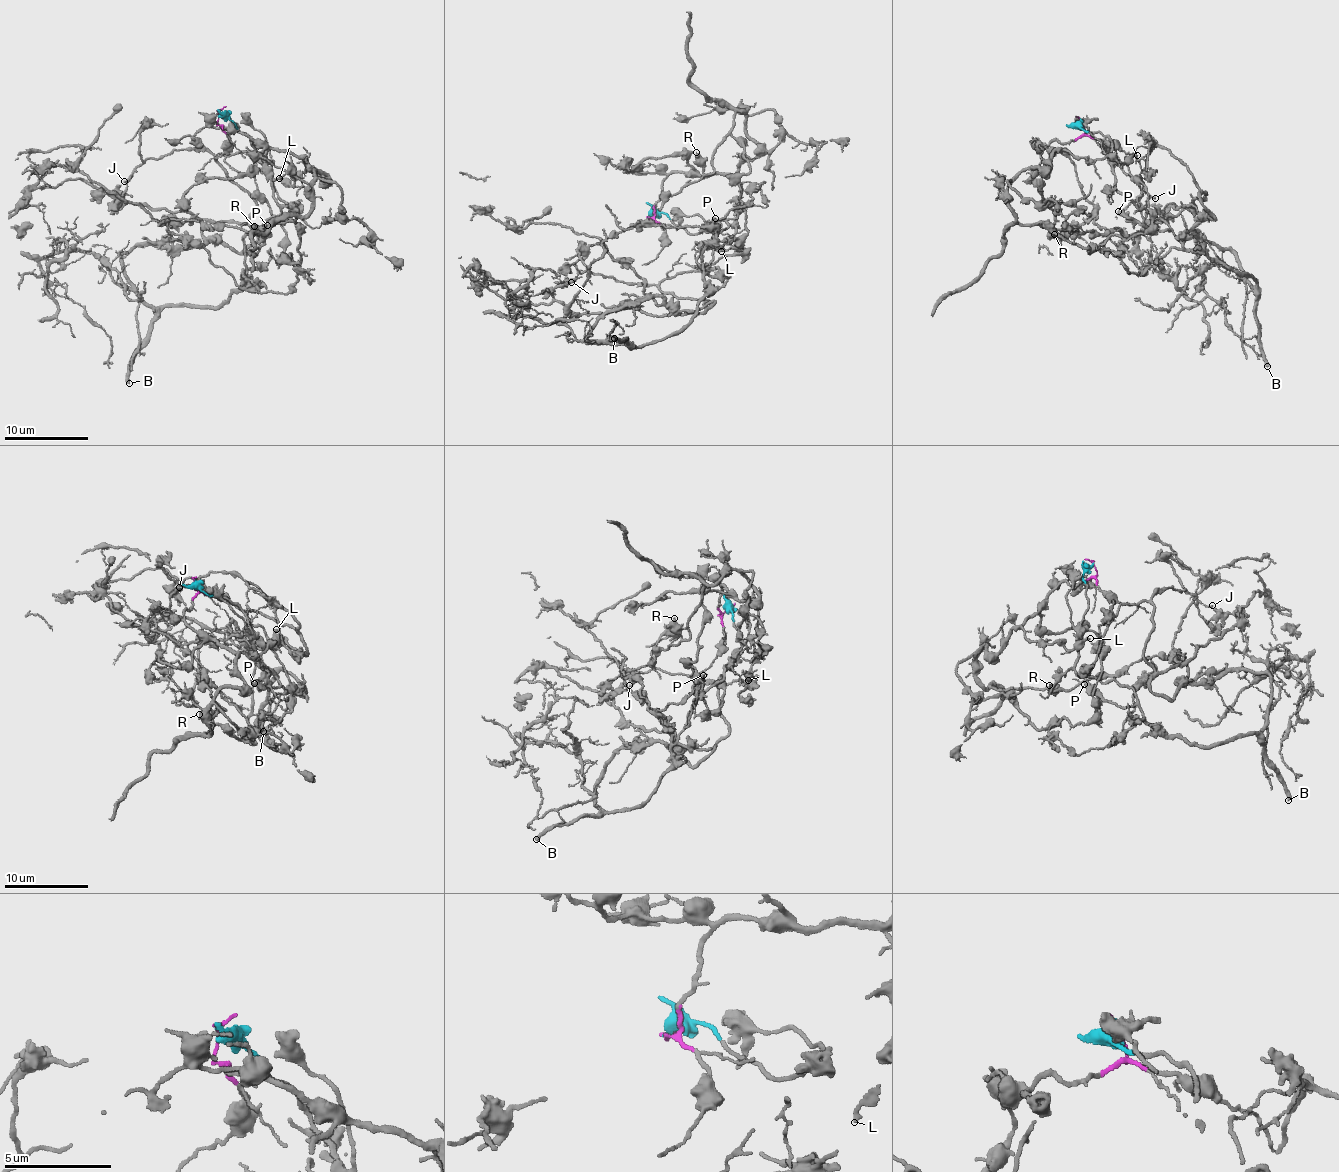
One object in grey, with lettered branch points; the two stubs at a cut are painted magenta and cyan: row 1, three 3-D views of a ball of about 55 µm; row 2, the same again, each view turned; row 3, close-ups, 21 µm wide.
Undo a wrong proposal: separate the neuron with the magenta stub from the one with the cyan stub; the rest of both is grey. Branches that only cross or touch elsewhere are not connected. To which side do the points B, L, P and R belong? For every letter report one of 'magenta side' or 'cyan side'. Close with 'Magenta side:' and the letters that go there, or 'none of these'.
B: cyan side
L: magenta side
P: cyan side
R: magenta side
Magenta side: L, R

